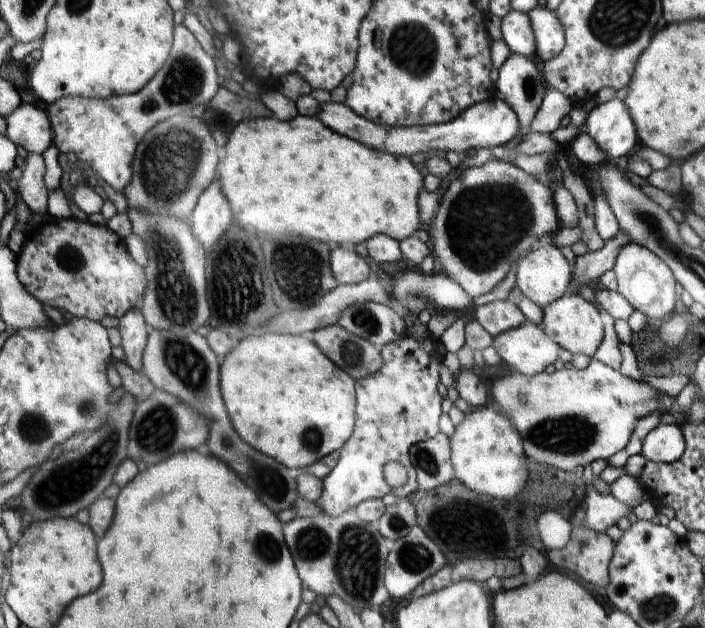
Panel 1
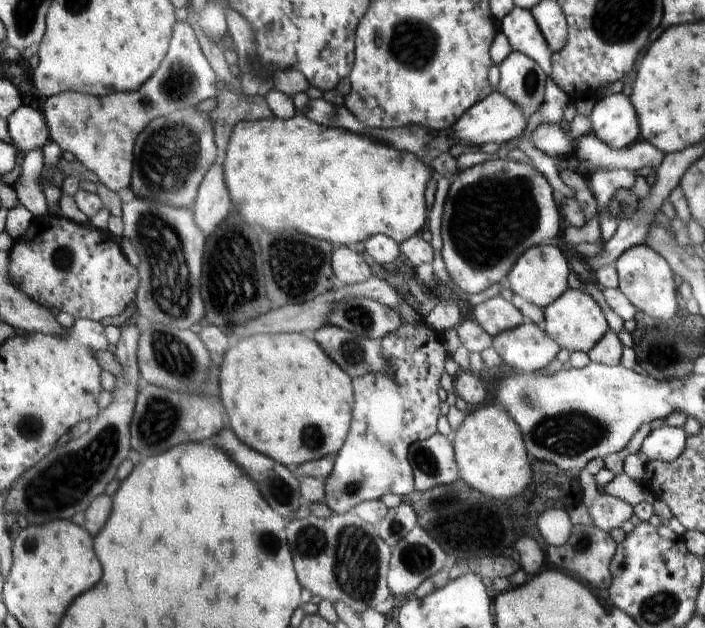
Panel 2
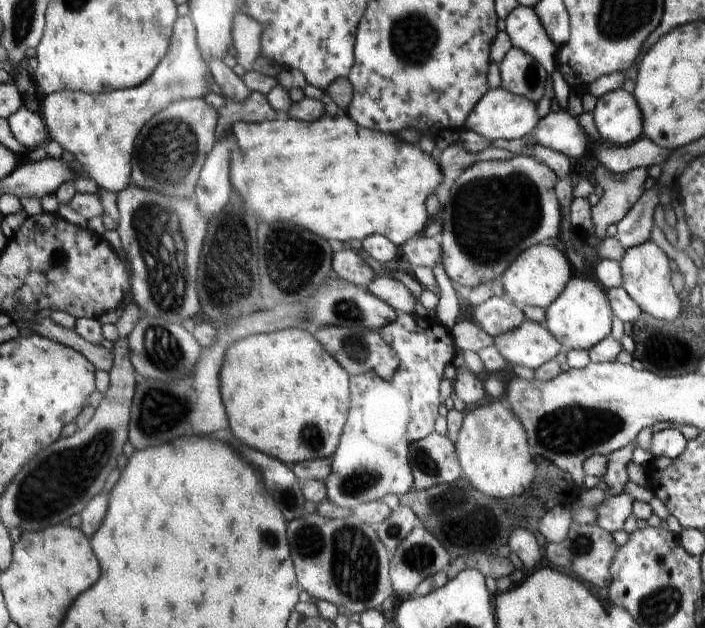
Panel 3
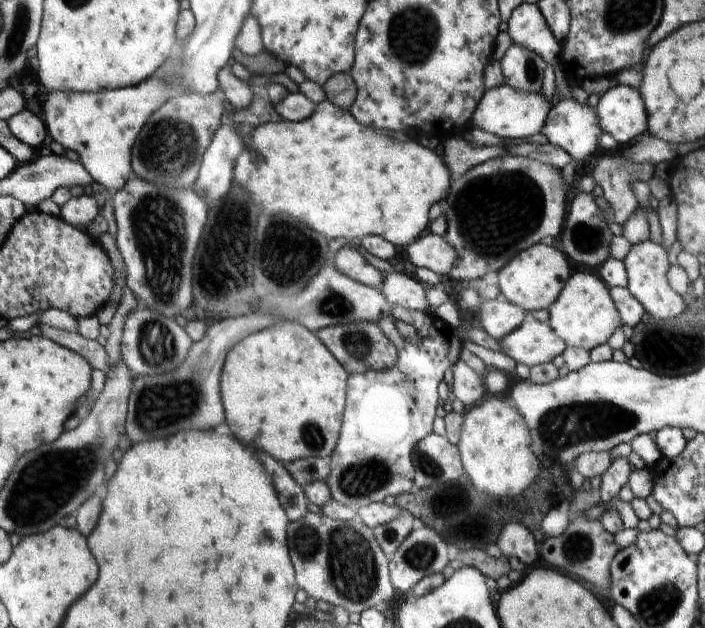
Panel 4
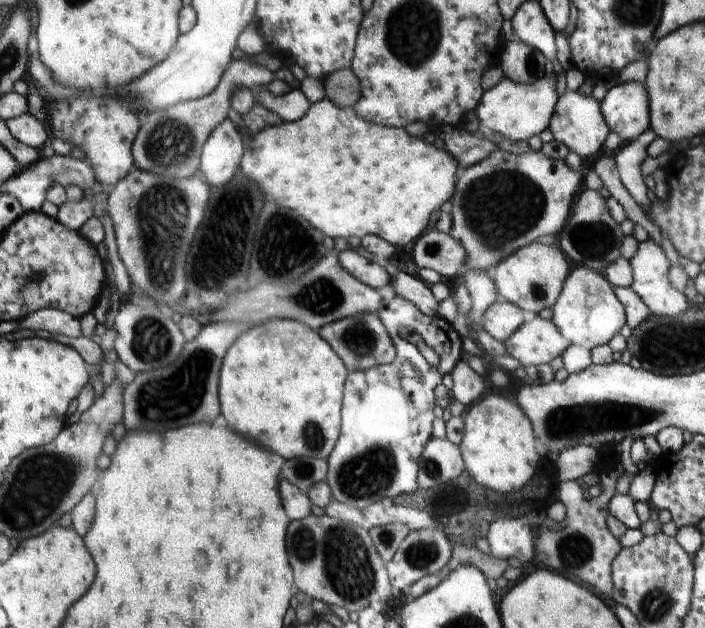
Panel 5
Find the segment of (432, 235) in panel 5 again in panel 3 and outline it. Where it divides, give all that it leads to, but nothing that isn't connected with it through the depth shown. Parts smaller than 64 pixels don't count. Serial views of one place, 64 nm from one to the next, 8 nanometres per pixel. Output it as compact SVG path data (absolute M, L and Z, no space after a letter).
M416 235L401 247L404 251L403 256L408 259L413 268L428 266L433 269L434 264L443 261L440 243L434 237L427 238L424 235Z

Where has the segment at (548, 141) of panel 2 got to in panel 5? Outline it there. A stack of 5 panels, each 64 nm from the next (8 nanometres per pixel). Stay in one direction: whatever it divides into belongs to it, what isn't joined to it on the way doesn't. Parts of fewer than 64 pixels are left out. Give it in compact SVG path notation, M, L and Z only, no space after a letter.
M568 88L555 106L555 113L552 115L548 130L552 132L555 141L564 144L568 150L576 152L582 159L596 154L604 145L606 136L611 132L603 117L600 102L595 100L592 95L581 96L578 91Z

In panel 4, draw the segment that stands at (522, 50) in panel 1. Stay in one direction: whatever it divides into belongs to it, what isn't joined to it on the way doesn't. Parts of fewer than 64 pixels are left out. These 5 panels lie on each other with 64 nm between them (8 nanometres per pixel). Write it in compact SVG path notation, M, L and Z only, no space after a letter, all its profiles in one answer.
M520 3L508 19L507 33L514 44L526 47L548 61L548 64L558 63L560 46L556 44L555 35L551 33L546 19L539 6L530 3Z

